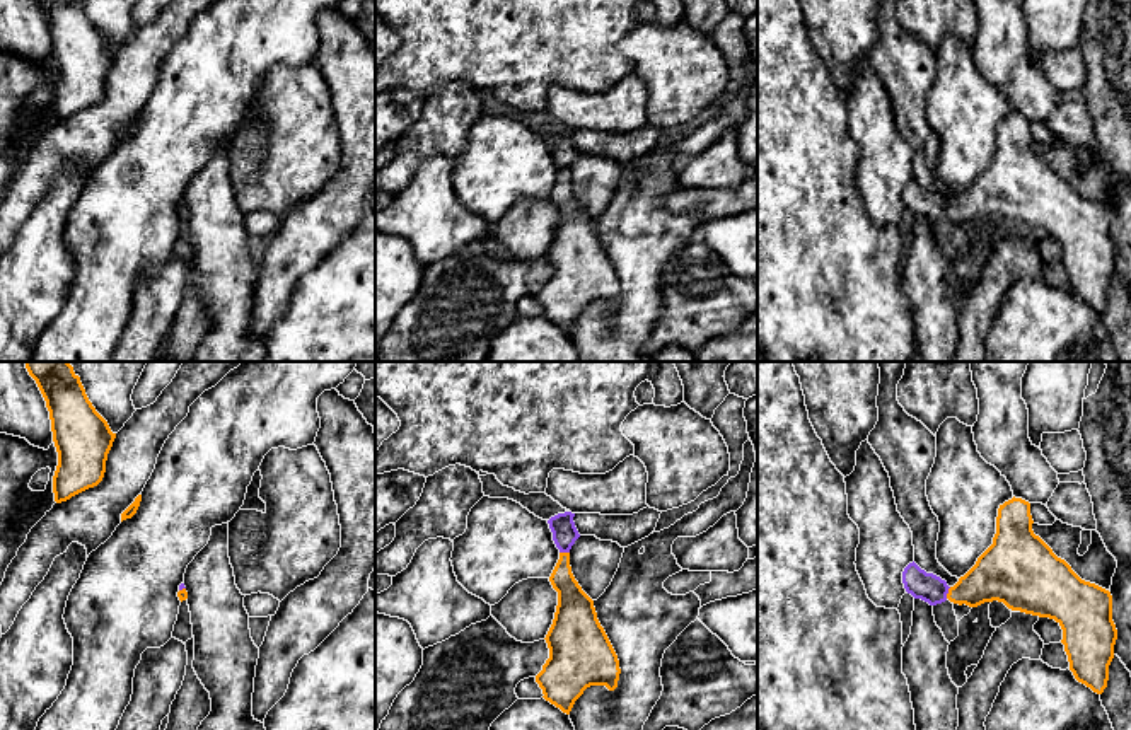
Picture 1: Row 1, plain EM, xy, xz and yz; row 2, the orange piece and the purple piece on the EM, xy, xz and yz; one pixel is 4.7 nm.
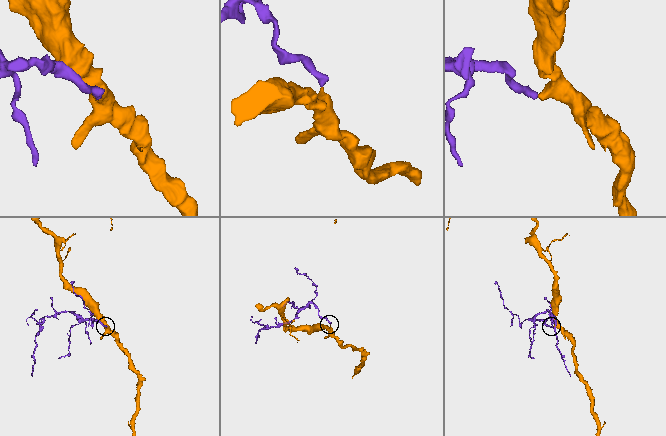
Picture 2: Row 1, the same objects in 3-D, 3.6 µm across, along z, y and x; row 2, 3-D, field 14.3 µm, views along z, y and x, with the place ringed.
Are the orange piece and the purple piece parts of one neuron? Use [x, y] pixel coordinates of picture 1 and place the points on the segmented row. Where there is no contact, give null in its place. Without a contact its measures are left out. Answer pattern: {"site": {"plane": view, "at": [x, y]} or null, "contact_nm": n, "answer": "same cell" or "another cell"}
{"site": {"plane": "yz", "at": [949, 592]}, "contact_nm": 60, "answer": "same cell"}

